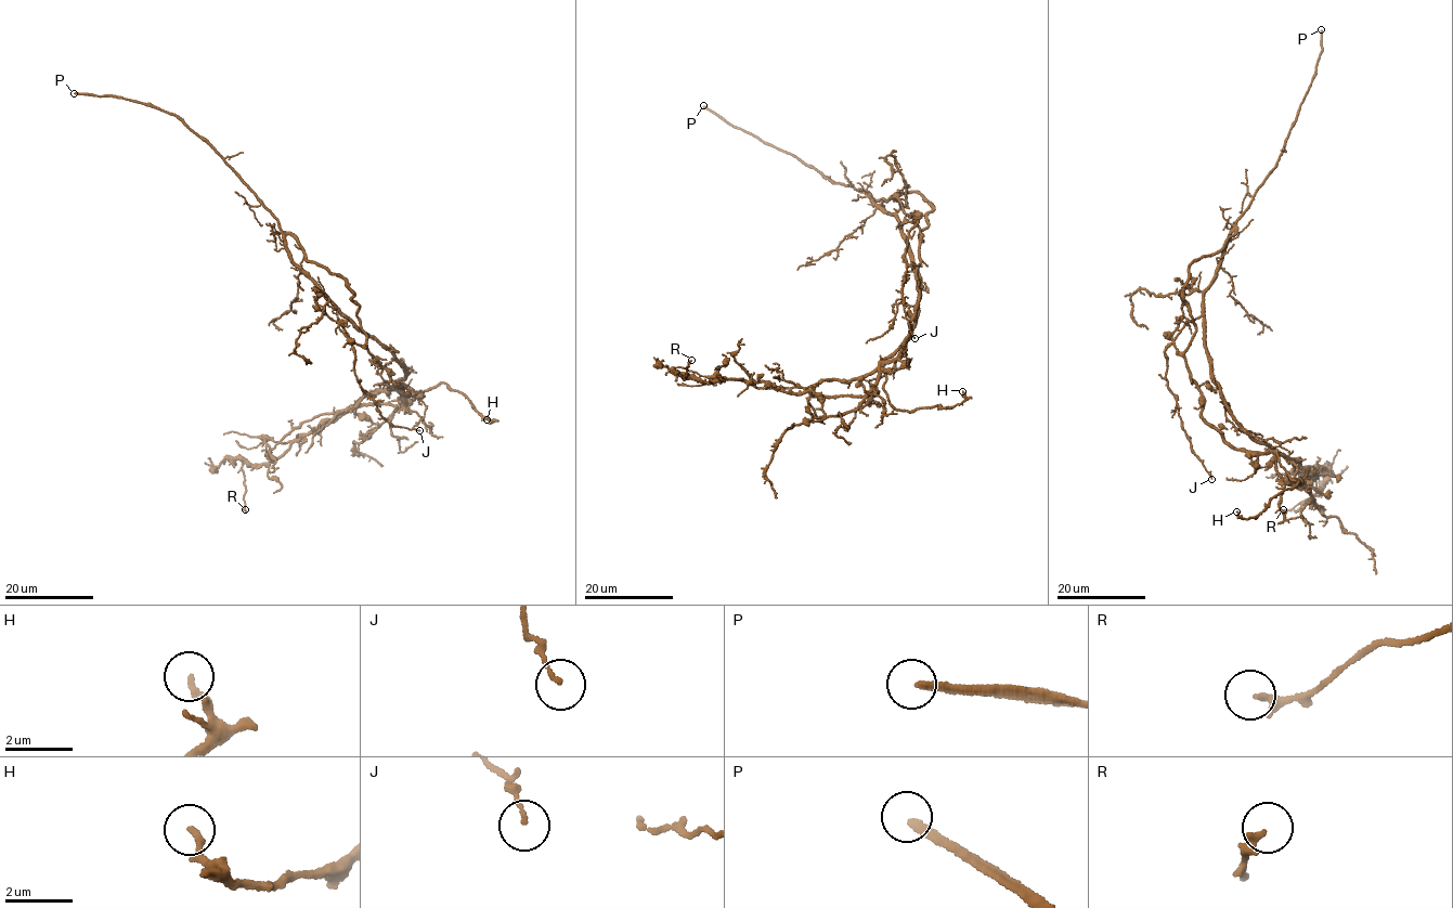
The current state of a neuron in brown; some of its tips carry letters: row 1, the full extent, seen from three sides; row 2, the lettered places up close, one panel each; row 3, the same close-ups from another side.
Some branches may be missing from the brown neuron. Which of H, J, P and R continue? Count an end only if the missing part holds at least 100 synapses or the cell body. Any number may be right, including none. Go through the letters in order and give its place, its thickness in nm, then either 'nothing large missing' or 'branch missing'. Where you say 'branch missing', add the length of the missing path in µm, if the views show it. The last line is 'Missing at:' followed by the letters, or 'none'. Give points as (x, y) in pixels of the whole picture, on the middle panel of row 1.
H: (962, 391) | 180 nm | nothing large missing
J: (915, 338) | 110 nm | nothing large missing
P: (703, 105) | 240 nm | branch missing | 160 µm
R: (691, 360) | 260 nm | nothing large missing
Missing at: P

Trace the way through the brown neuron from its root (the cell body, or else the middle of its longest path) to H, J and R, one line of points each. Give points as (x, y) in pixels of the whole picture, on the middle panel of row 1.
H: (913, 257), (916, 313), (907, 340), (884, 362), (884, 390), (893, 406), (911, 412), (952, 409), (962, 391)
J: (913, 257), (900, 229), (907, 221), (918, 223), (908, 232), (904, 255), (906, 270), (902, 290), (915, 338)
R: (913, 257), (920, 288), (907, 339), (871, 372), (793, 393), (742, 379), (683, 380), (691, 360)

